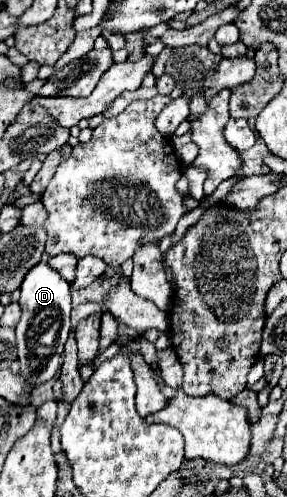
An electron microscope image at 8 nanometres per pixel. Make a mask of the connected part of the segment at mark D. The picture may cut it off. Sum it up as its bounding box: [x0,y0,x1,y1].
[17,262,71,388]

